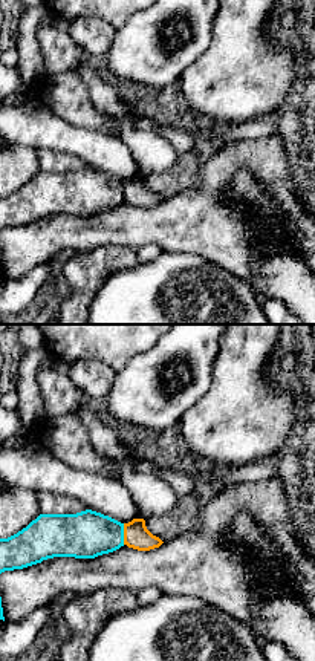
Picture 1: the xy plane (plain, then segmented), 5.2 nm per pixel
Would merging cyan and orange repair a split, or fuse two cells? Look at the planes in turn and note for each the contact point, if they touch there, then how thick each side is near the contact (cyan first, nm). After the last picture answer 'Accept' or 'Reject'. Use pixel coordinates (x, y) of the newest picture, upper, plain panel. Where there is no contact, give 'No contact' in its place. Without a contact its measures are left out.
Touches cyan at (123, 192). Thickness 260 nm (cyan) against 140 nm

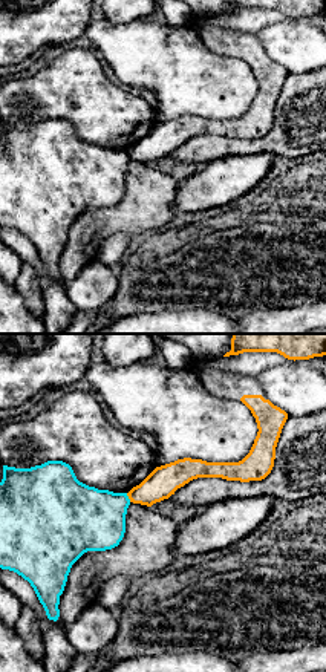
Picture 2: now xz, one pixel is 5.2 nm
Touches cyan at (127, 155). Thickness 340 nm (cyan) against 160 nm

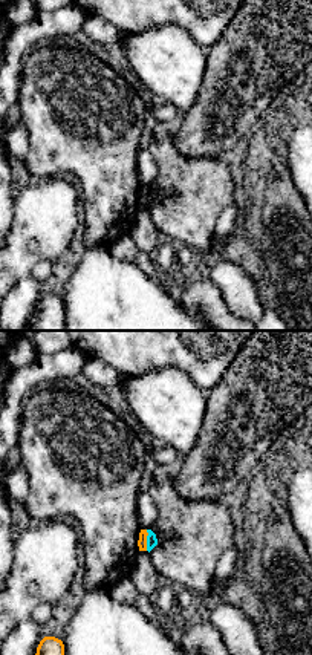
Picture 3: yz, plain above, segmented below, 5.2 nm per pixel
Touches cyan at (147, 198). Thickness 60 nm (cyan) against 50 nm

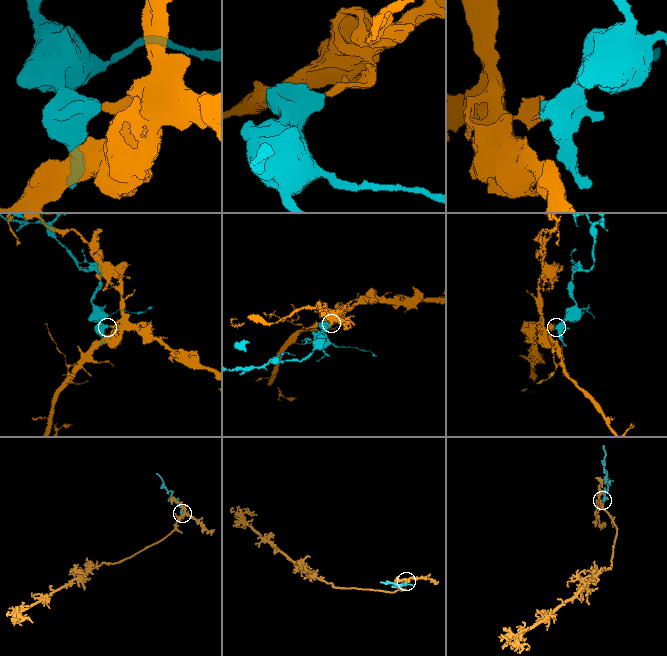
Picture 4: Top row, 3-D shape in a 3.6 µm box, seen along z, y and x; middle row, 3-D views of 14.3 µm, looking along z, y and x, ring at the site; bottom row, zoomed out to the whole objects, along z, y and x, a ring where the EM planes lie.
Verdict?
Reject

